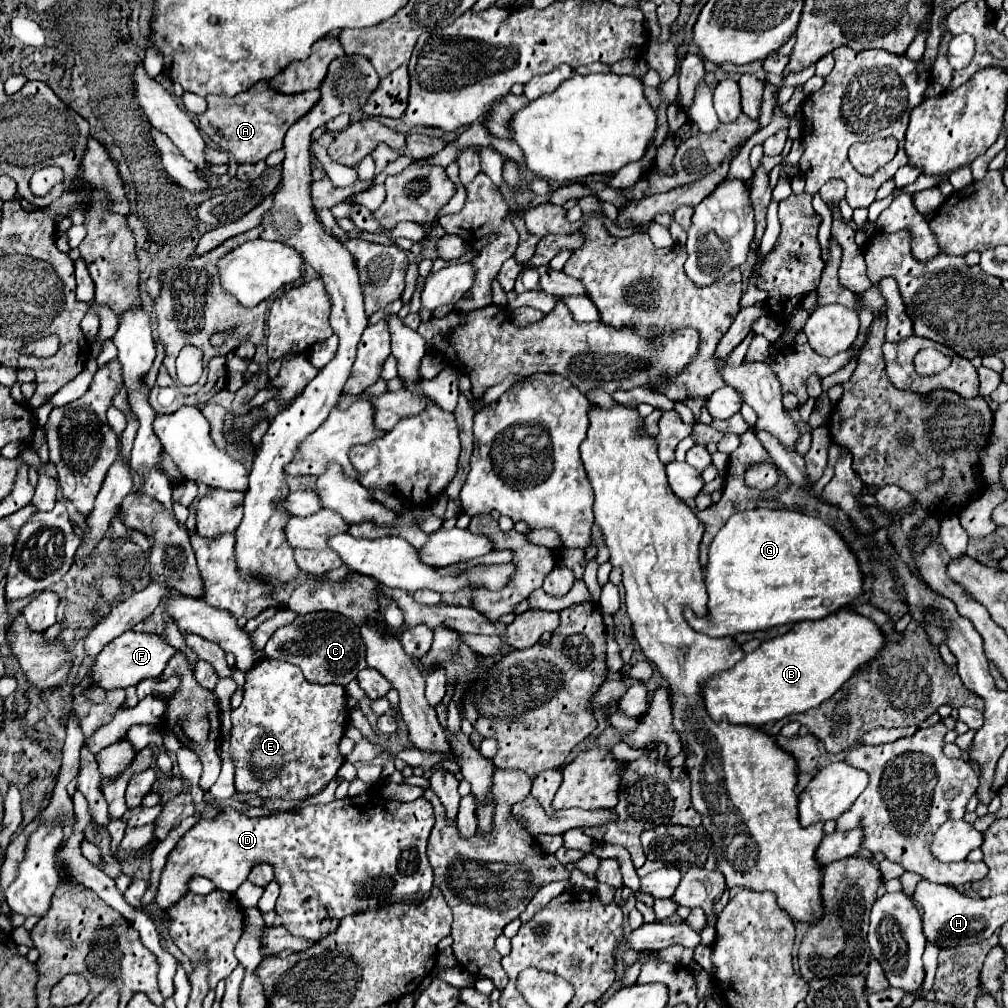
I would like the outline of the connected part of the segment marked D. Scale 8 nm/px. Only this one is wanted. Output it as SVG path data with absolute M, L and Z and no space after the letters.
M378 791L346 797L328 805L306 805L300 811L276 813L260 819L250 819L224 807L220 815L202 819L194 825L172 849L160 877L156 903L160 909L176 905L188 893L188 883L194 875L214 881L220 891L235 893L255 864L268 862L274 867L274 879L280 885L276 913L282 917L282 925L296 937L318 941L320 937L334 933L346 915L428 899L432 889L432 867L426 857L426 845L432 827L434 811L424 797L412 803L398 803L386 801Z

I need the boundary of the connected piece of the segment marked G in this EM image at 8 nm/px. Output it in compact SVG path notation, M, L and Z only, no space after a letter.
M762 507L734 513L716 533L708 547L704 583L706 579L710 595L708 615L698 617L690 607L684 607L684 619L692 629L710 637L736 637L736 633L752 633L776 625L822 619L862 595L862 573L858 561L834 529L810 515L796 511L770 511Z

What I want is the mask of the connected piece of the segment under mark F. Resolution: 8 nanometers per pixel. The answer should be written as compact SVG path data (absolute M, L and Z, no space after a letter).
M128 631L114 641L110 641L96 657L90 669L90 685L100 687L104 691L112 689L126 689L130 685L136 685L142 679L148 677L160 677L166 663L176 651L158 635L148 635L148 633L138 633L138 631Z

